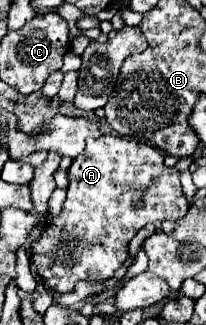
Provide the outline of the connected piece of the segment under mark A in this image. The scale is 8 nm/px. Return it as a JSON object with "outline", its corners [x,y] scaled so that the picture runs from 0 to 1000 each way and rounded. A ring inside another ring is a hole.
{"outline":[[[578,418],[432,425],[403,474],[383,474],[335,517],[325,615],[306,622],[296,658],[228,683],[209,726],[189,732],[199,745],[228,738],[228,751],[257,751],[257,782],[238,794],[248,825],[199,818],[209,788],[189,794],[180,738],[180,751],[150,751],[141,763],[150,831],[218,862],[218,886],[286,905],[354,898],[383,862],[510,868],[607,806],[636,732],[704,689],[869,677],[908,658],[917,634],[859,517],[811,517],[791,505],[791,474],[762,455]],[[286,769],[335,782],[316,806],[267,794]]]}

